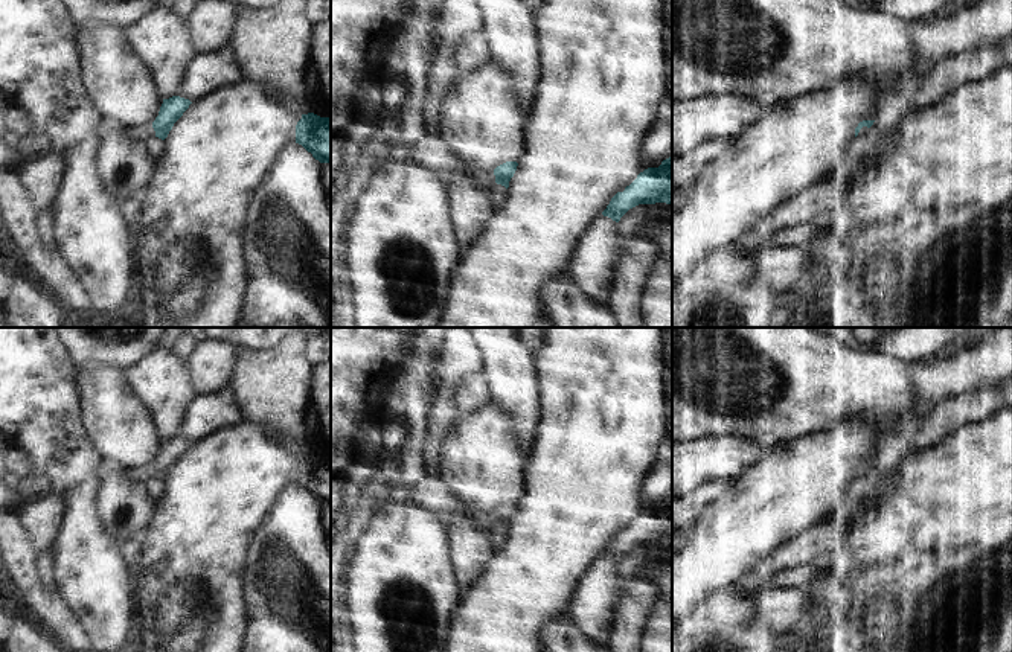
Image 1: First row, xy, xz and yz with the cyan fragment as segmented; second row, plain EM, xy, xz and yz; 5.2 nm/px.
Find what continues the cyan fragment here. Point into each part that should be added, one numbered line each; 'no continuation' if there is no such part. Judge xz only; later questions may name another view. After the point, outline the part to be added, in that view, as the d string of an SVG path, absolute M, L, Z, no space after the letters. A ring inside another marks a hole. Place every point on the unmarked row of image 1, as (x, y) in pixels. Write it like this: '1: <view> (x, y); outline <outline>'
1: xz (483, 521); outline M472 512L471 513L472 521L476 523L476 526L483 530L483 532L489 532L491 527L495 524L495 516L494 513L479 513L479 512Z

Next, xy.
1: xy (139, 474); outline M148 465L146 468L133 468L126 471L126 475L140 483L146 483L148 480L155 478L152 465Z

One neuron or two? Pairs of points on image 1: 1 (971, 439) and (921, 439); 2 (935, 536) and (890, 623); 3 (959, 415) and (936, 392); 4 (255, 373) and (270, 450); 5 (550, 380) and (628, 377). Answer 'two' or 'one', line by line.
1: two
2: one
3: two
4: two
5: one

